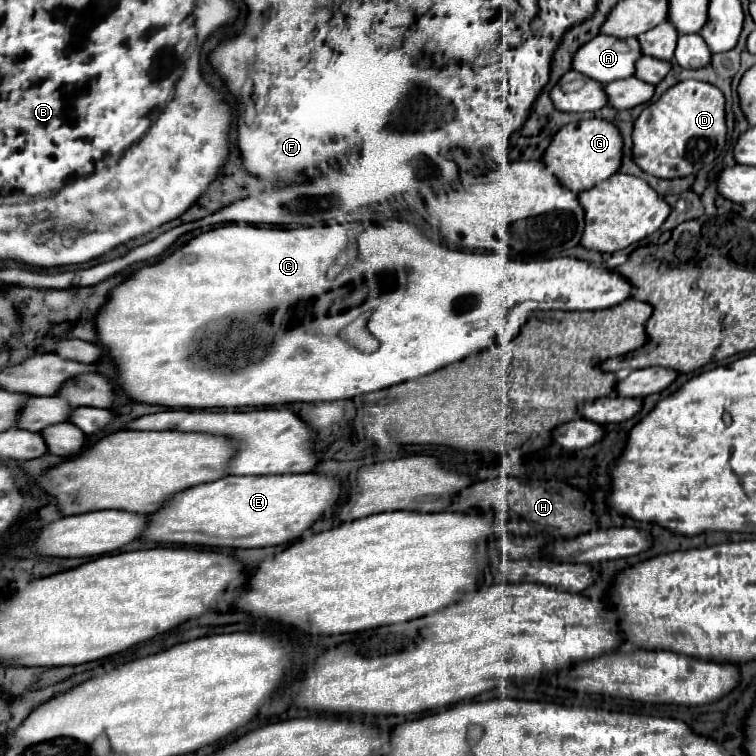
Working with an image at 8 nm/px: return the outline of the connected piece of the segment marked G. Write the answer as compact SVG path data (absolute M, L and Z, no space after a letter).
M585 119L579 123L565 125L553 137L543 161L553 169L553 173L561 179L565 187L581 193L619 173L623 163L623 147L625 141L615 123L605 119Z

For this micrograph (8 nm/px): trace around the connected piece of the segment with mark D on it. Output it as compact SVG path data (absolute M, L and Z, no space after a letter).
M681 81L671 87L657 103L649 105L635 121L633 131L635 163L663 179L697 175L701 169L711 167L727 147L727 121L725 121L725 95L719 87L703 81Z

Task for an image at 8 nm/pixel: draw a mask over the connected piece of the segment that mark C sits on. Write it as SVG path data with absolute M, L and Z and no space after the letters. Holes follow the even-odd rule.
M383 221L383 223L343 223L343 225L319 225L319 227L299 227L299 229L267 229L267 227L253 227L253 225L225 225L225 227L217 227L211 229L207 233L197 235L195 239L191 239L187 245L183 245L181 249L177 249L175 253L171 253L169 257L165 257L163 261L155 263L155 265L147 265L143 269L139 269L137 273L133 273L127 281L123 281L117 289L113 289L109 301L101 307L99 315L97 315L97 333L99 333L99 341L101 345L105 345L117 365L119 371L119 385L121 389L135 401L141 403L151 403L151 405L165 405L165 407L189 407L189 409L239 409L239 407L267 407L267 405L283 405L283 403L293 403L293 401L337 401L337 399L353 399L355 395L365 395L371 391L379 391L409 379L417 379L423 375L429 375L441 367L453 365L461 359L467 359L469 355L481 353L483 349L491 347L491 343L497 343L501 333L509 327L509 311L513 307L519 309L521 319L527 321L527 315L531 311L549 311L549 309L609 309L615 307L619 303L623 303L625 299L631 299L635 293L635 287L623 279L623 275L619 275L611 265L603 263L589 263L589 261L581 261L575 257L557 257L557 259L545 259L545 261L511 261L511 259L501 259L493 253L485 253L485 255L477 255L477 253L463 253L463 251L453 251L447 249L445 245L433 241L431 237L427 237L419 227L407 223L407 221ZM345 253L355 253L353 259L345 261L345 265L341 267L341 271L329 279L329 269L339 261L341 255ZM383 271L393 271L397 275L397 289L395 291L385 291L385 295L377 295L375 299L363 299L361 303L355 303L351 307L343 307L339 313L333 315L325 315L325 317L307 317L303 315L305 305L313 303L319 295L329 293L333 289L341 289L343 283L355 283L361 281L367 275L377 275ZM287 307L287 309L295 309L295 313L299 315L299 321L293 325L281 325L281 329L275 331L275 337L271 341L271 345L267 347L265 355L255 361L245 365L243 369L233 369L233 371L211 371L209 367L203 367L201 361L203 357L199 355L199 339L205 331L207 325L211 325L211 321L221 321L221 319L229 319L229 321L239 321L245 313L251 313L259 319L271 321L275 311ZM367 313L367 331L379 341L379 349L375 353L359 353L357 349L349 349L349 345L343 343L343 339L339 339L339 331L355 321L357 317Z

